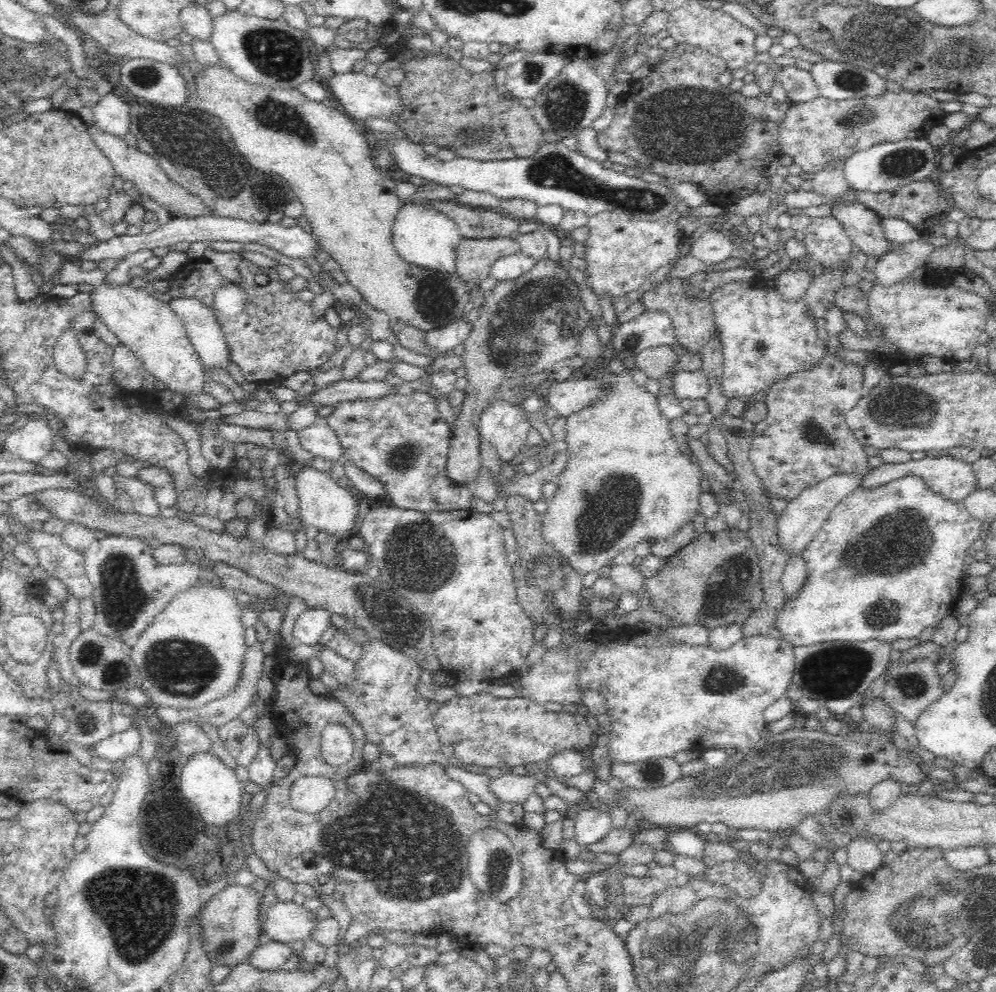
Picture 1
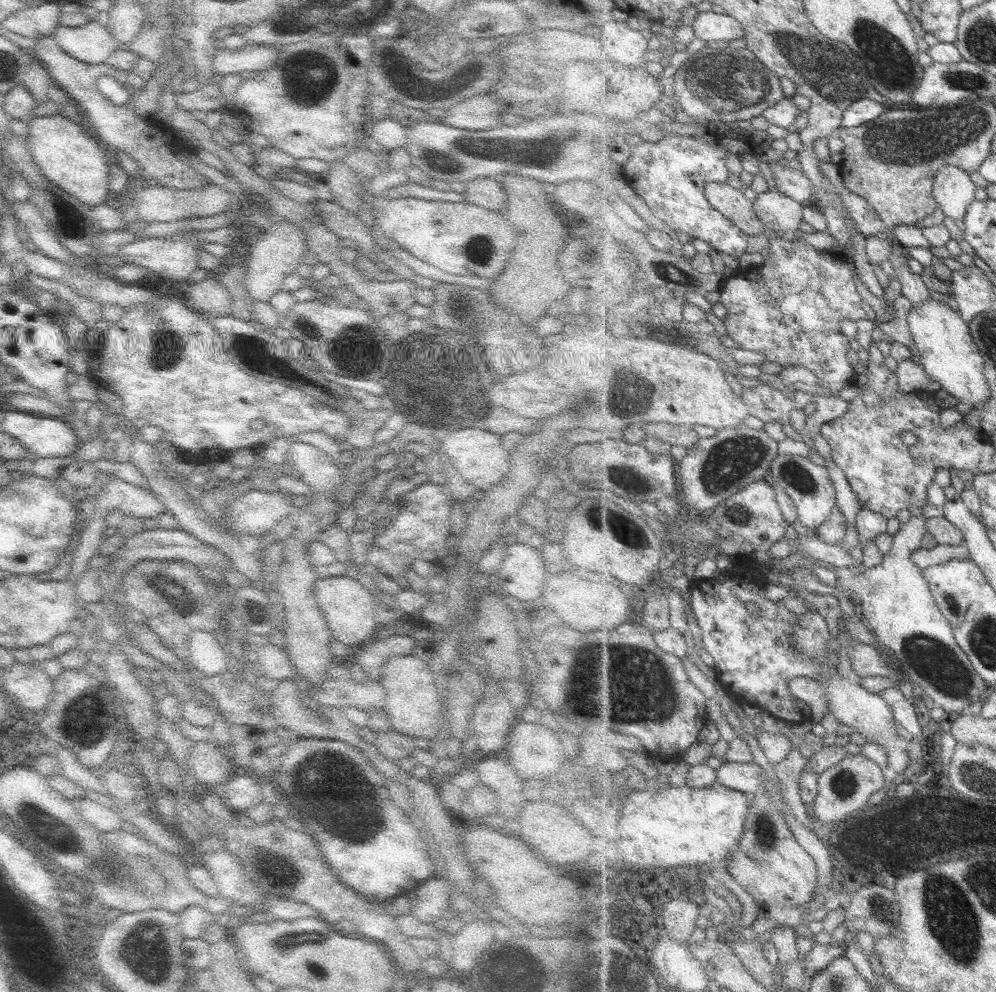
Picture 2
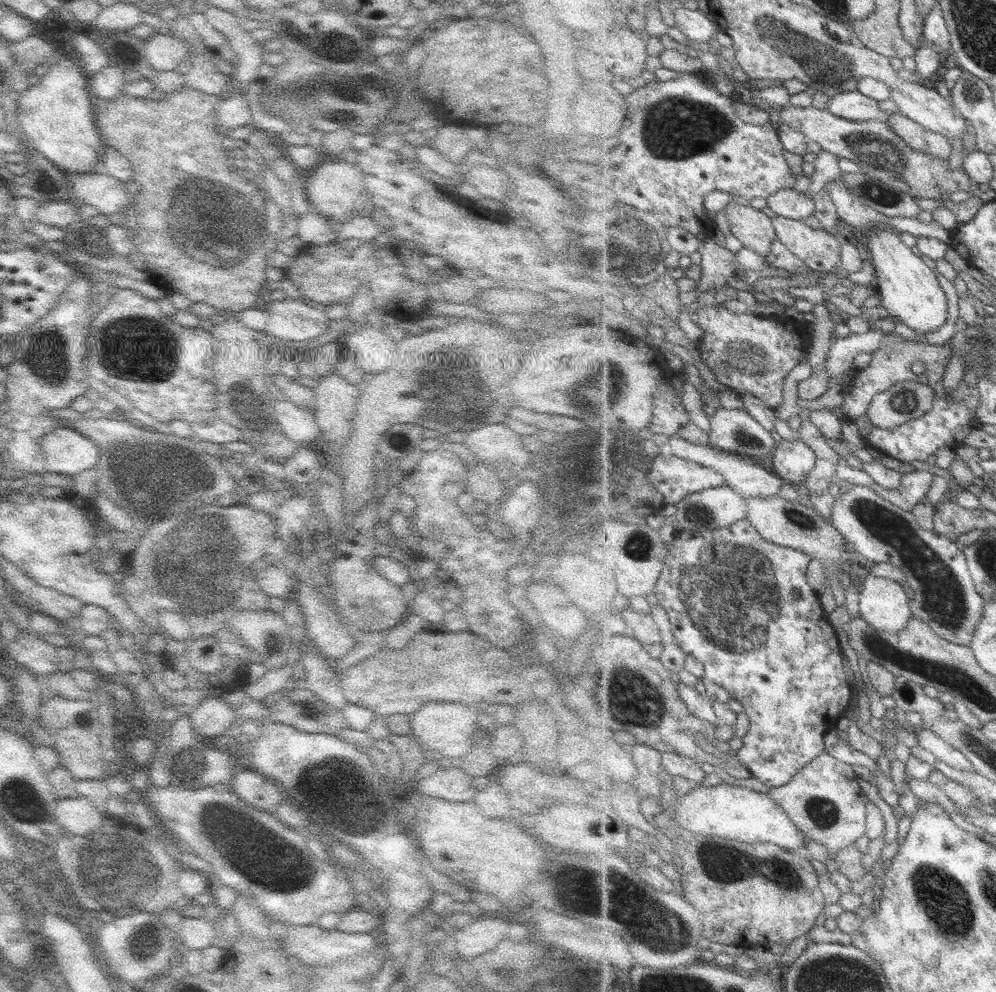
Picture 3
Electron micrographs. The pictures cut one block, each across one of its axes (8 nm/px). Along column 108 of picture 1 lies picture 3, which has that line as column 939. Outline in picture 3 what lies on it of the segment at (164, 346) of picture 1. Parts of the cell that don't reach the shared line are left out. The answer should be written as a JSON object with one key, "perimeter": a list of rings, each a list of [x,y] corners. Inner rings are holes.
{"perimeter":[[[875,227],[875,231],[867,232],[862,237],[870,250],[871,262],[875,268],[874,286],[879,296],[879,305],[887,310],[889,316],[916,331],[920,337],[945,326],[949,320],[947,296],[939,286],[939,278],[933,269],[909,246],[905,246],[889,227]]]}

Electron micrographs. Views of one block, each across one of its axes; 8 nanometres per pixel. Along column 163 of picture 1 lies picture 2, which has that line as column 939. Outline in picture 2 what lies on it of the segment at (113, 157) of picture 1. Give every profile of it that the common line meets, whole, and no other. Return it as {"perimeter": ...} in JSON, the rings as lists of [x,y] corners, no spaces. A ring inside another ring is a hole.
{"perimeter":[[[947,165],[937,173],[934,197],[945,217],[964,221],[969,206],[977,194],[974,178],[955,165]]]}

